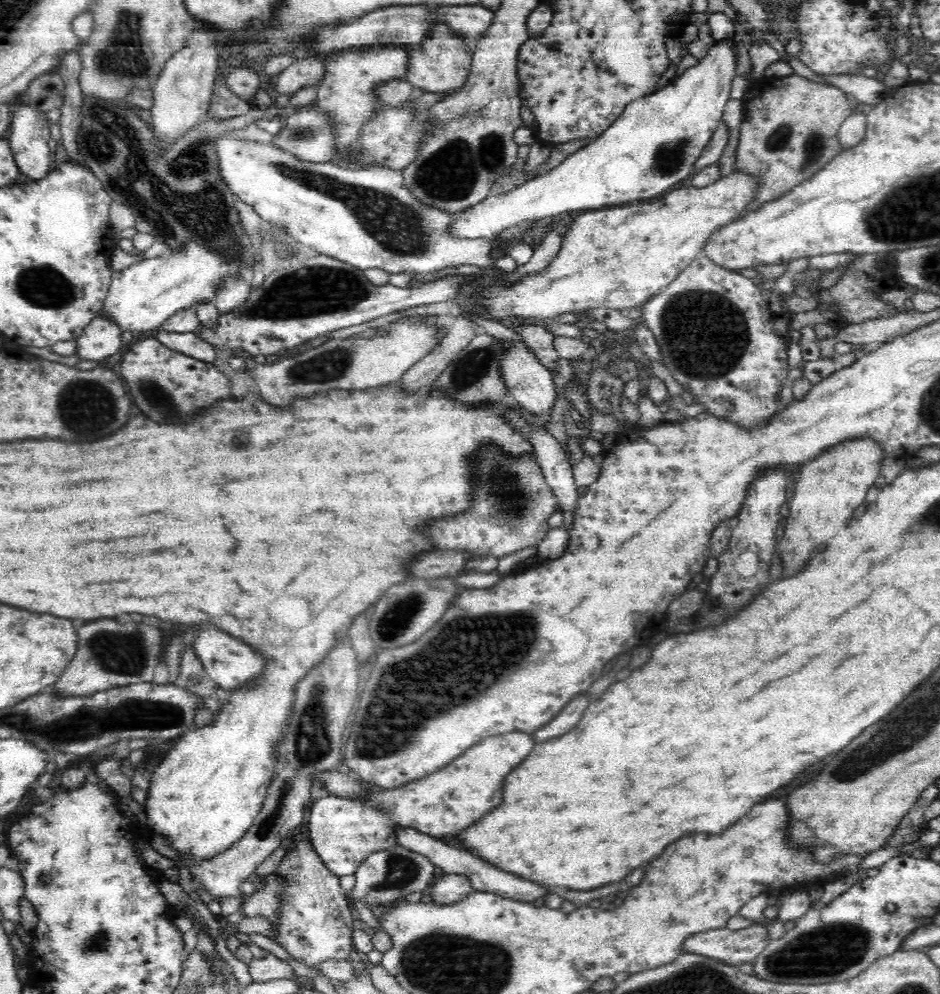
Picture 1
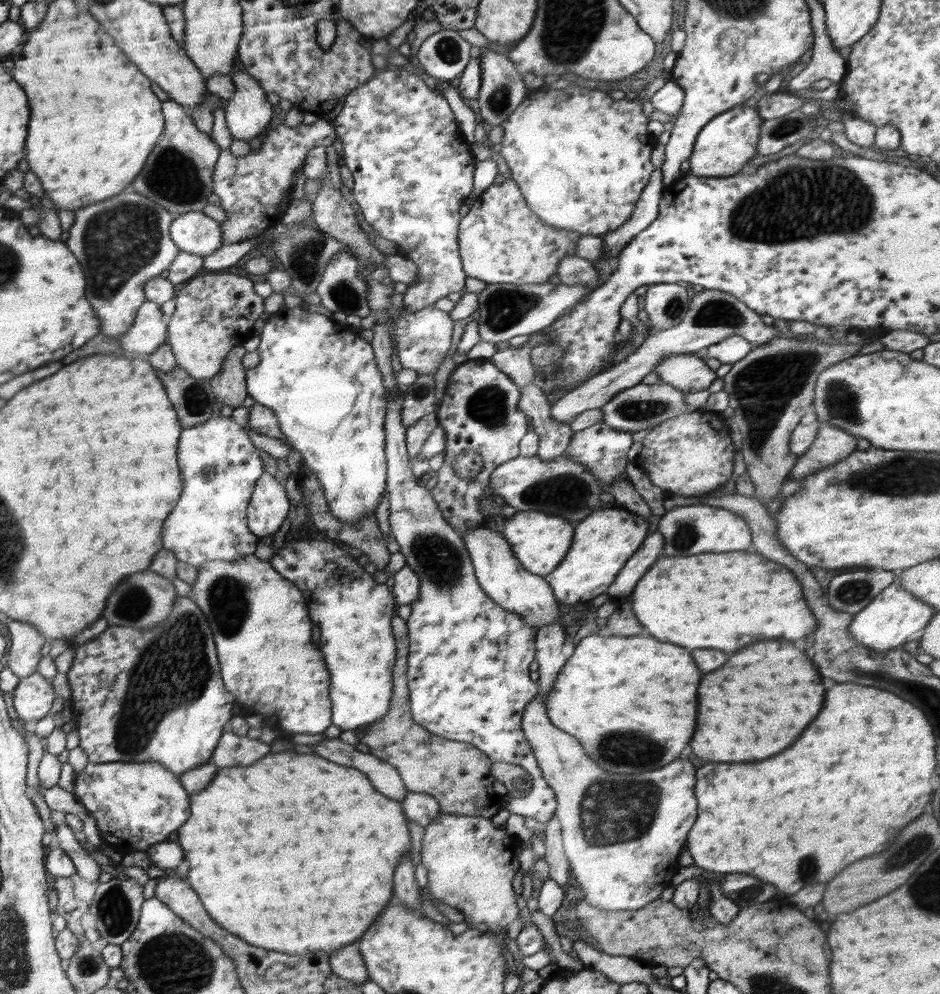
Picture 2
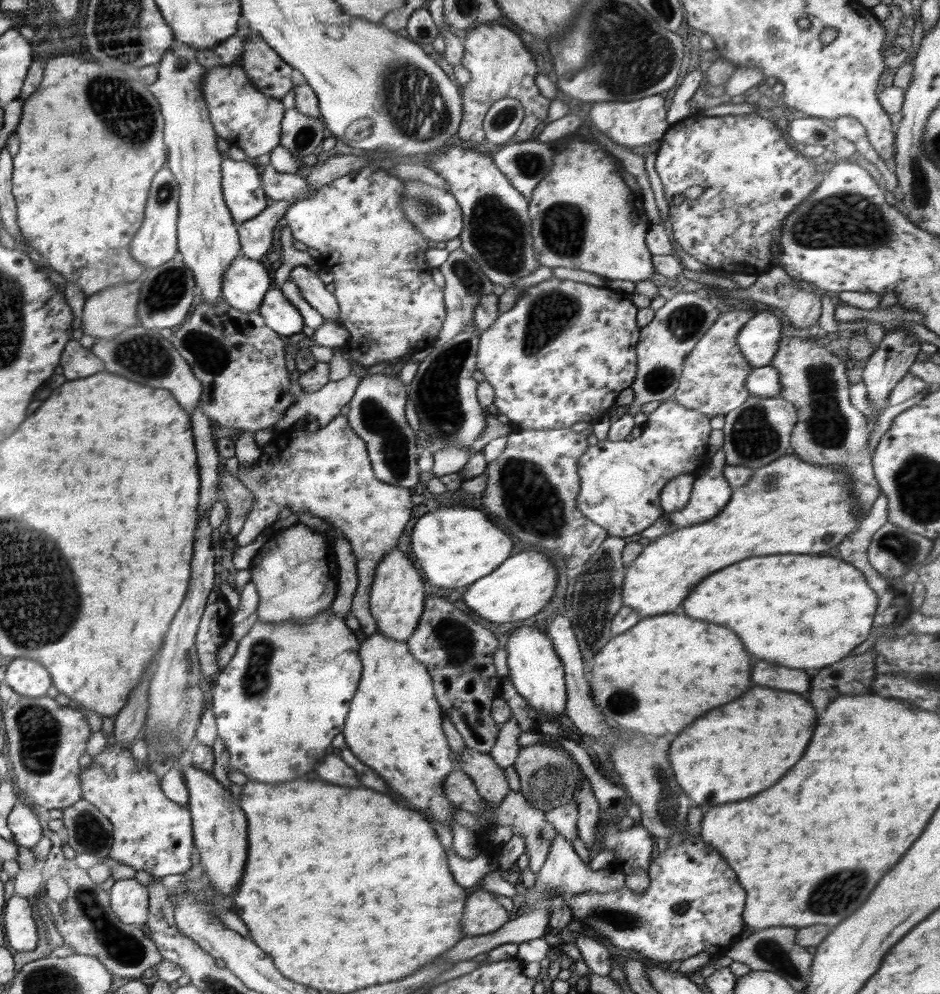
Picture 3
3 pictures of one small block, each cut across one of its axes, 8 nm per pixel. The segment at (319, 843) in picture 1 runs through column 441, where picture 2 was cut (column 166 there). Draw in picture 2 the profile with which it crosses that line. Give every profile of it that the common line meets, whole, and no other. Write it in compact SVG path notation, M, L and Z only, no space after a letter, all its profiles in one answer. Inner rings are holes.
M89 762L82 771L76 773L74 794L85 806L87 812L96 819L102 840L116 848L121 856L140 850L147 852L151 846L165 841L190 816L189 794L186 785L179 776L165 770L164 766L156 762L106 762L104 764Z

